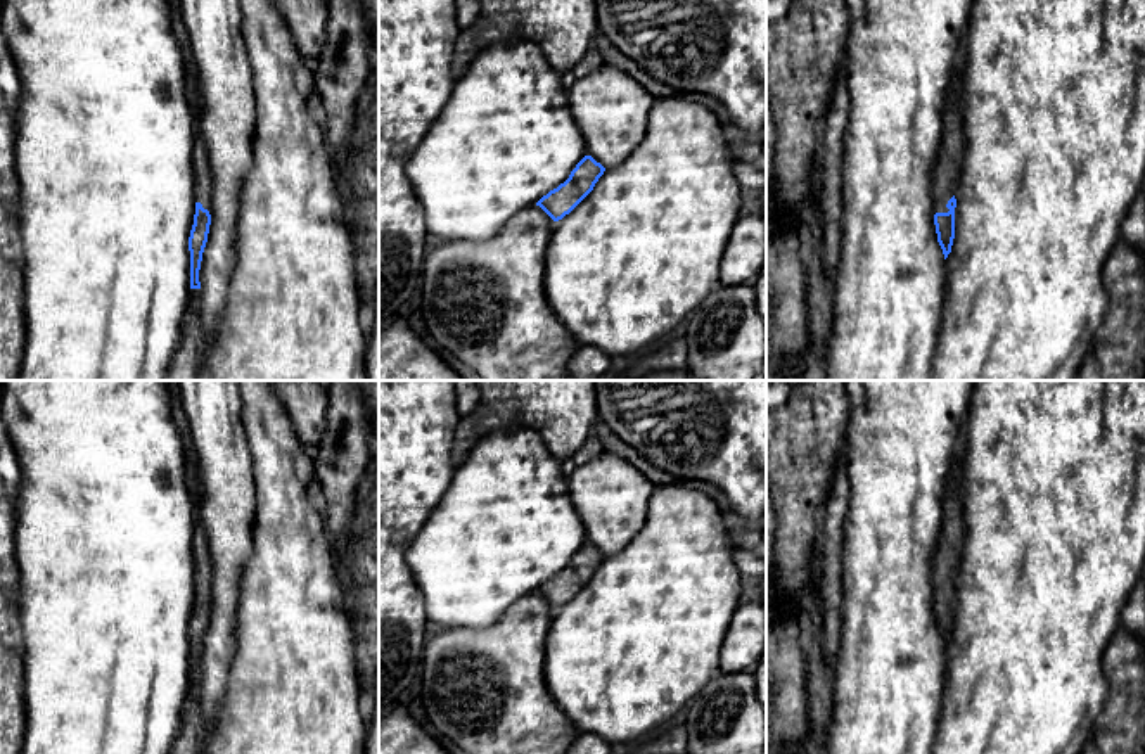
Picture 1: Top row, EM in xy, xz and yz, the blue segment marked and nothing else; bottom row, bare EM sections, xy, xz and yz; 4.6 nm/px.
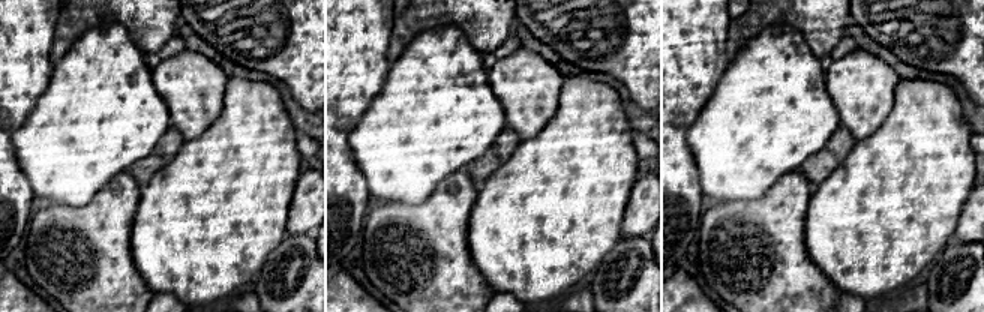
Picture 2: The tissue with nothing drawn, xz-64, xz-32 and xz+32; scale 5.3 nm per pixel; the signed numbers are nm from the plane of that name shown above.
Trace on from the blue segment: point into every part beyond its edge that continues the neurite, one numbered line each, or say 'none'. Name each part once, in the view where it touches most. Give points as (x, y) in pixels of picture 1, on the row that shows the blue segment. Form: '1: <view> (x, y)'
1: xy (185, 365)
2: yz (948, 166)

